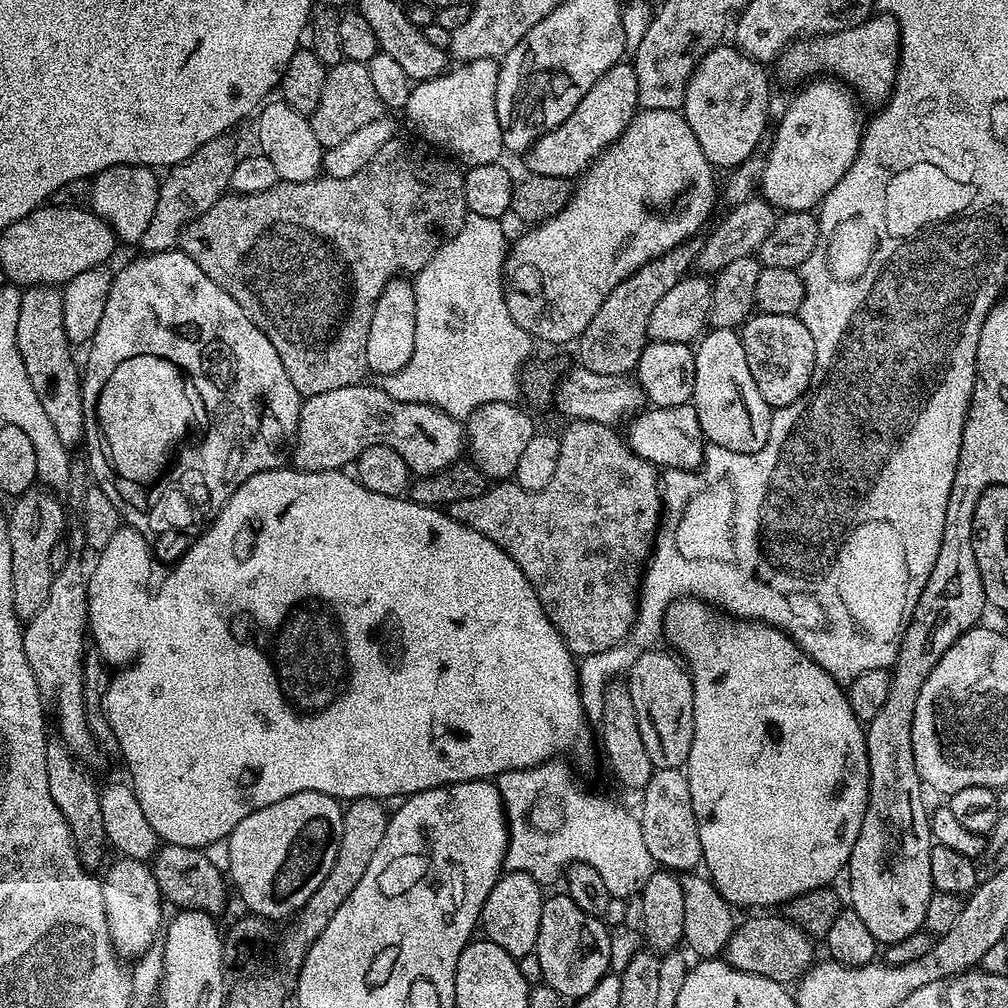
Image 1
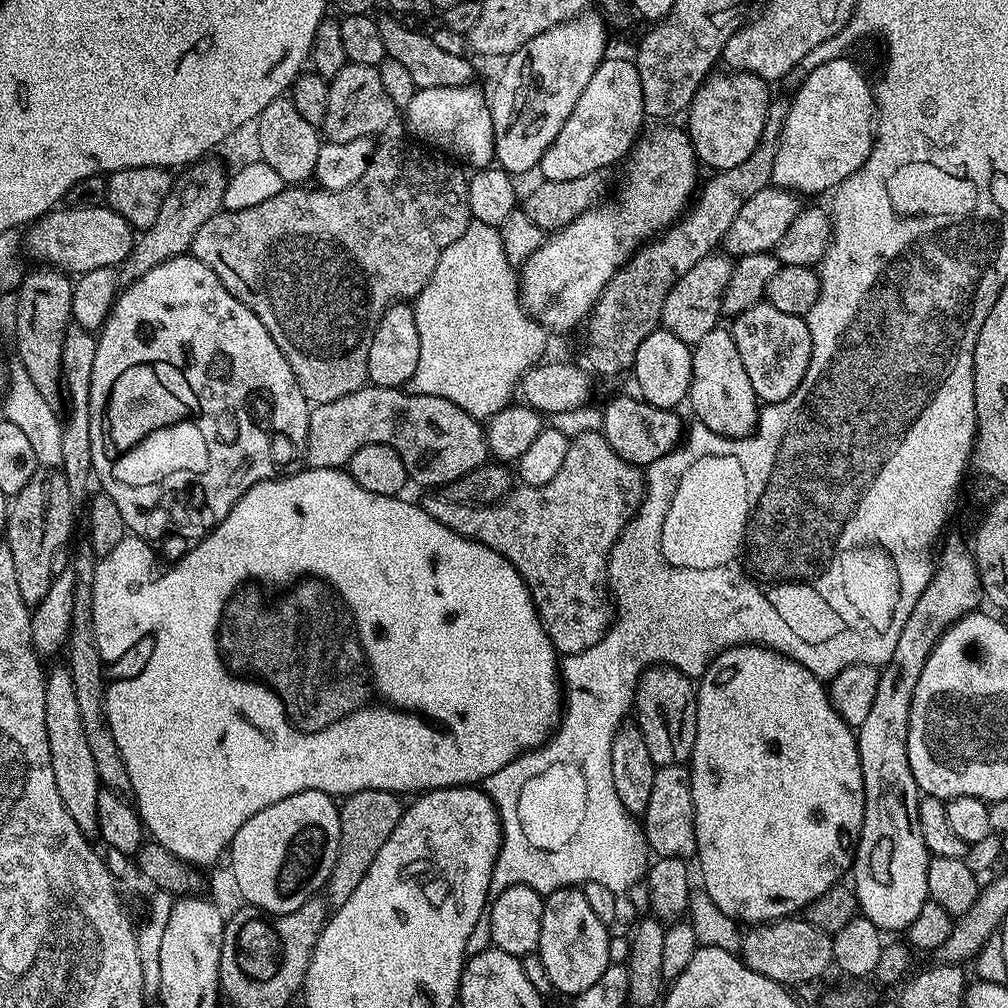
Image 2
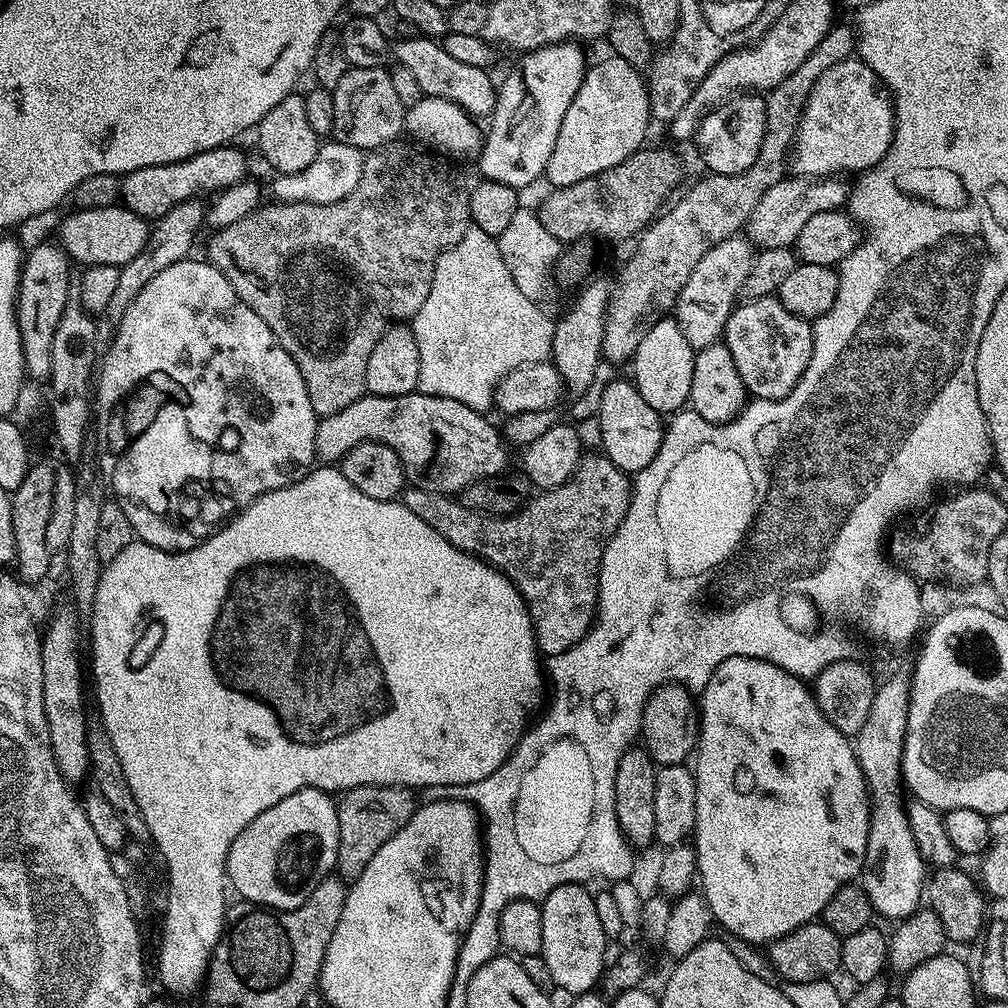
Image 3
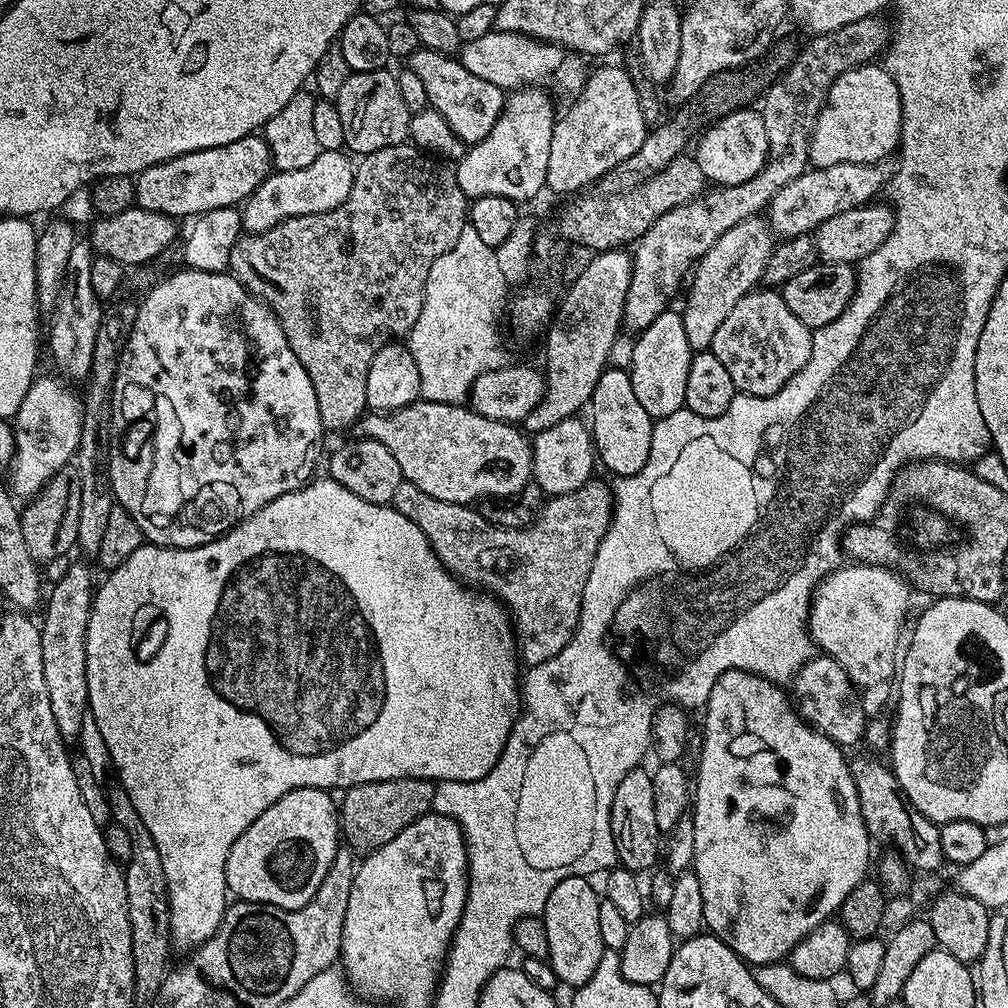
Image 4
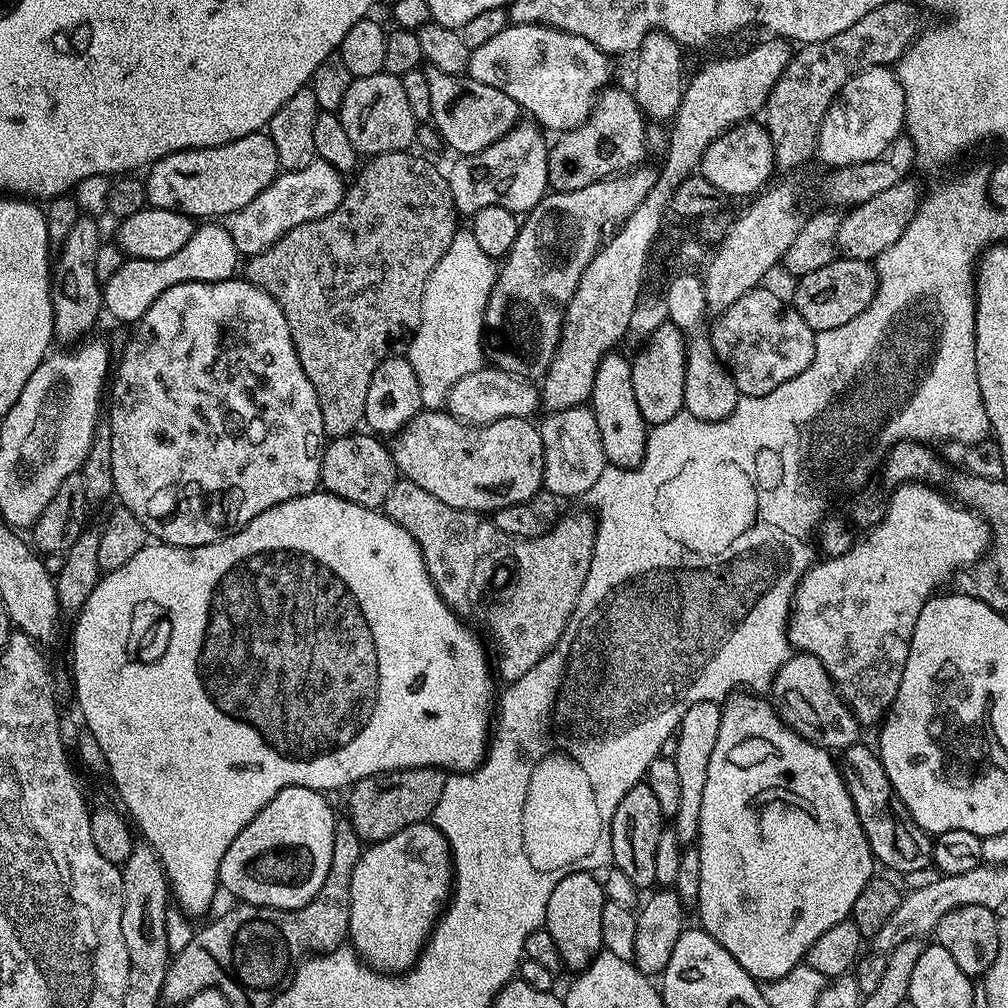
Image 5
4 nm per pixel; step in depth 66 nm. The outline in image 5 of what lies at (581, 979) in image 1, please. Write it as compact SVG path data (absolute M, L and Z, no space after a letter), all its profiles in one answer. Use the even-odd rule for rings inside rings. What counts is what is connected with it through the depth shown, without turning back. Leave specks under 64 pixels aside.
M572 872L554 886L554 894L550 894L550 902L546 902L546 930L550 938L554 938L554 946L558 946L560 963L565 969L587 968L592 959L604 947L602 942L602 910L606 903L604 886L590 872Z

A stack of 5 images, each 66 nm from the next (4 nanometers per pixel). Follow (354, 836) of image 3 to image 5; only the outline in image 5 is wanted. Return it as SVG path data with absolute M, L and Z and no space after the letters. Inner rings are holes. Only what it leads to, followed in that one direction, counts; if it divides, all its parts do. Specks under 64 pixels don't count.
M403 768L397 772L383 772L380 776L367 776L351 785L346 819L354 826L361 841L385 840L406 826L425 823L434 806L442 798L445 773L439 768Z

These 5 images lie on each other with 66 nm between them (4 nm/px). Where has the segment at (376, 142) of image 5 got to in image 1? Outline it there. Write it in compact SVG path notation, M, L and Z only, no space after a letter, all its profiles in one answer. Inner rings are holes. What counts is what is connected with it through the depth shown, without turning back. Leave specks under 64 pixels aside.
M343 60L341 64L333 64L328 68L326 86L322 86L322 98L310 117L314 135L325 149L338 146L350 134L355 134L362 126L381 119L386 109L382 98L378 98L377 91L370 79L367 64L359 64L353 60Z

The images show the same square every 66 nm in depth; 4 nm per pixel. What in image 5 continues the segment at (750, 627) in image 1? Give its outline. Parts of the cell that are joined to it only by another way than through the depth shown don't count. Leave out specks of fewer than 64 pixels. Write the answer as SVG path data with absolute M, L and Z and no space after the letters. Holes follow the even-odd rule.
M736 694L723 701L721 712L721 725L718 727L718 738L711 751L710 764L707 767L706 786L702 791L702 806L700 818L700 833L698 847L700 861L702 862L702 878L700 879L700 895L698 909L700 908L699 927L709 932L721 946L730 950L734 962L742 966L756 981L770 981L790 974L807 957L810 946L830 930L838 922L849 919L852 907L862 894L862 886L873 879L874 861L872 851L866 842L866 834L862 830L862 822L858 822L858 814L854 810L854 802L840 777L840 769L833 753L817 744L811 744L791 728L787 727L775 708L767 699L759 700L756 694Z

